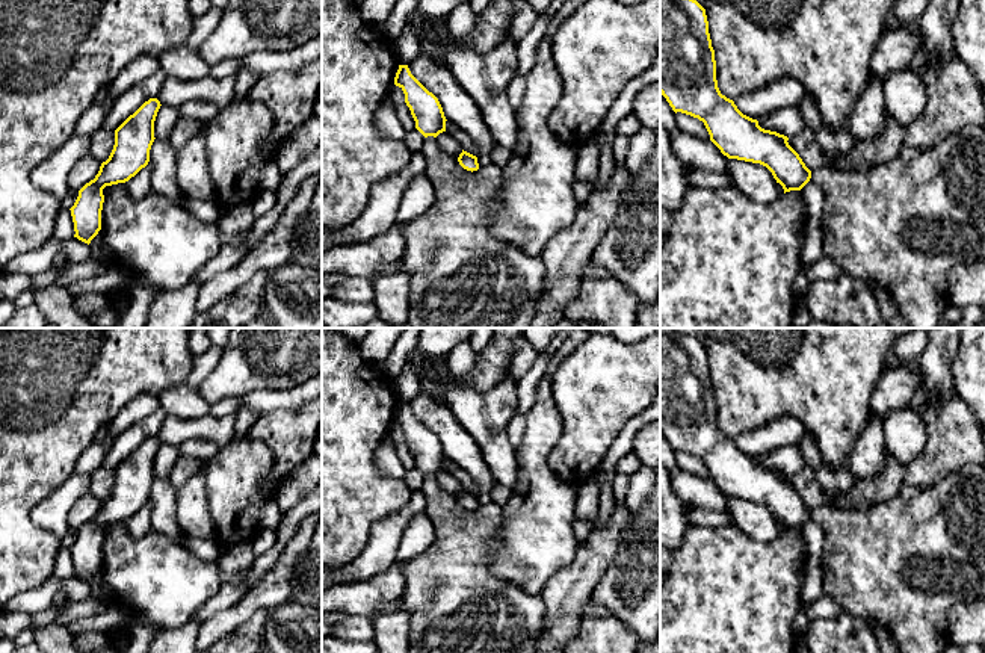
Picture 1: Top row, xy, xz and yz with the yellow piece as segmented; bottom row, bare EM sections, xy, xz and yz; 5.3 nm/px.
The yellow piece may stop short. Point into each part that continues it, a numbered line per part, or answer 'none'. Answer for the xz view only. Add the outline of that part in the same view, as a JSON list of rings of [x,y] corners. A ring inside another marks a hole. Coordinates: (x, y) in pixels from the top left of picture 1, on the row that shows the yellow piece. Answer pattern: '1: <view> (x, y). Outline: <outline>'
none

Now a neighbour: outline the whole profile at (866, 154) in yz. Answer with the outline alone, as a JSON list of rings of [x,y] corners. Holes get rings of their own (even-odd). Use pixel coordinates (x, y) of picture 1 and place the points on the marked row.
[[[885,112],[885,130],[875,139],[857,141],[855,147],[848,151],[826,151],[823,150],[816,138],[814,132],[804,128],[799,135],[789,138],[789,145],[799,154],[802,162],[810,171],[819,169],[822,166],[831,166],[843,171],[866,171],[875,166],[881,166],[894,157],[905,145],[906,130],[897,125],[893,118]]]

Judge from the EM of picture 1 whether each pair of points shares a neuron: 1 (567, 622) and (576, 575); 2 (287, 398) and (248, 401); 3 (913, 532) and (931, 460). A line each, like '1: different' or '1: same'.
1: same
2: same
3: different

